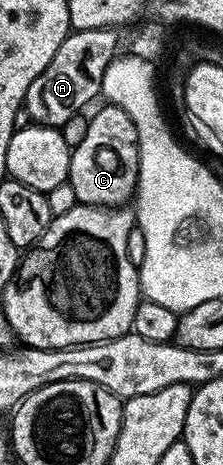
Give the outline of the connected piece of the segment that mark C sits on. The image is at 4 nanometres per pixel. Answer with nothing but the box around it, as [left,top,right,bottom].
[68,105,139,207]

